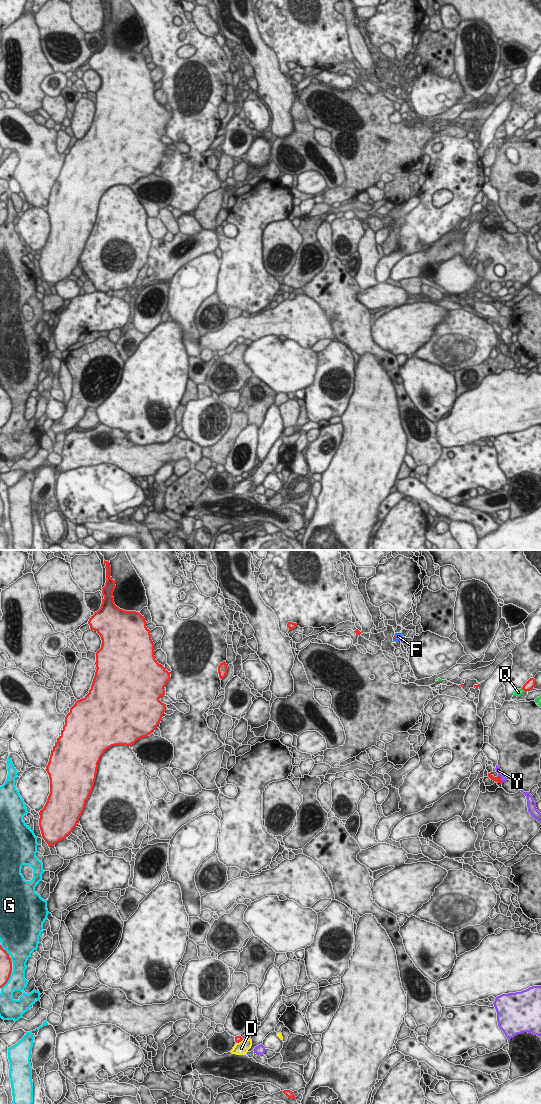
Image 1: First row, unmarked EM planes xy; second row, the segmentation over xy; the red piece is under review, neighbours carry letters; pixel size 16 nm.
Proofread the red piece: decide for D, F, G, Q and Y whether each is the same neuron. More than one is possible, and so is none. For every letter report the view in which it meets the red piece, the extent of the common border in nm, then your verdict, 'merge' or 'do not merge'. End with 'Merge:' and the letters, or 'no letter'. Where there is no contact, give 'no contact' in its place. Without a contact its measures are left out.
D: xy | 140 nm | do not merge
F: xy | 80 nm | merge
G: xy | 340 nm | do not merge
Q: xy | 80 nm | do not merge
Y: xy | 140 nm | do not merge
Merge: F

